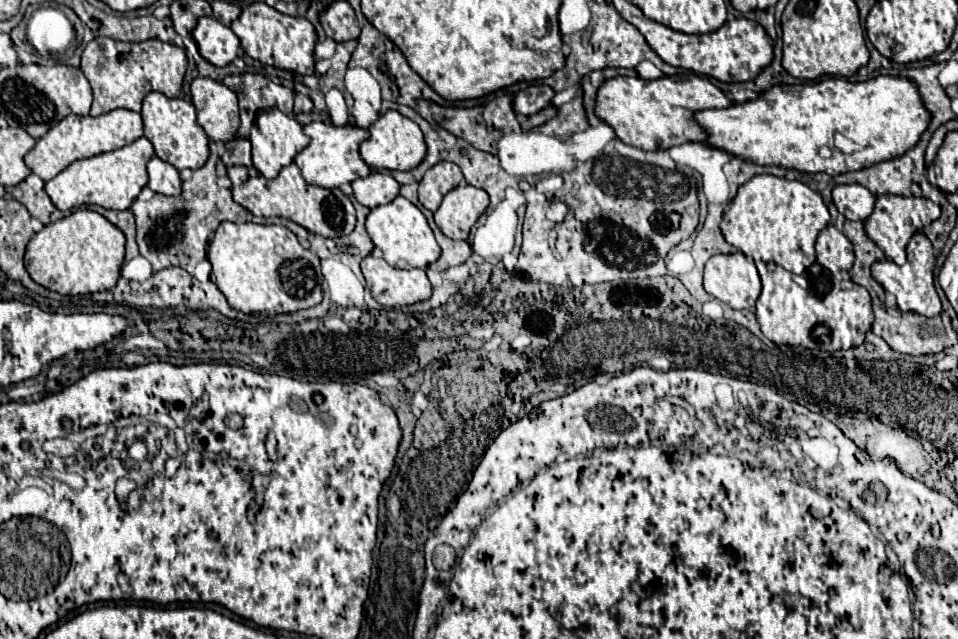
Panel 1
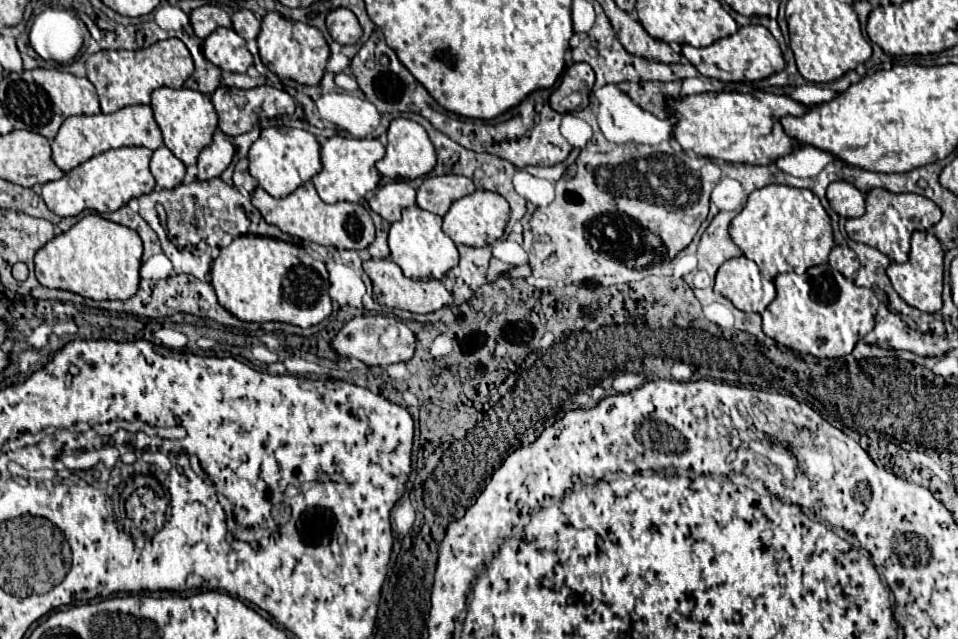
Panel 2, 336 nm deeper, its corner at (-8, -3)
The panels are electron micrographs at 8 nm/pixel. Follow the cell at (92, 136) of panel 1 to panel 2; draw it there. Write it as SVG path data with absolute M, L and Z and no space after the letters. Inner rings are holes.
M131 105L131 107L123 107L123 109L109 113L109 115L99 113L93 117L87 117L87 115L67 117L63 121L57 137L51 141L53 161L65 173L95 155L101 155L109 149L117 149L123 145L141 145L151 151L155 151L157 147L163 145L163 135L153 119L153 111L149 105Z

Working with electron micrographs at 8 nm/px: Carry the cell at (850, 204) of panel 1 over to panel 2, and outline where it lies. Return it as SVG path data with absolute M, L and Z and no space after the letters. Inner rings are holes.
M835 181L827 187L827 201L841 217L861 217L865 213L863 193L847 181Z

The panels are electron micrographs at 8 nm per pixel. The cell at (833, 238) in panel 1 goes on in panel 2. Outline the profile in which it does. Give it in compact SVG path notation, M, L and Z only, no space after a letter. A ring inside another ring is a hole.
M835 245L829 255L829 265L839 273L843 273L845 277L853 277L853 273L859 269L859 259L849 247Z

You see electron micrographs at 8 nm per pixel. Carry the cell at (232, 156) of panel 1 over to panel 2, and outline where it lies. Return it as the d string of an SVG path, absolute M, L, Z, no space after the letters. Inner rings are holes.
M239 159L239 161L237 161L235 173L233 173L233 185L235 185L235 187L243 187L243 189L247 189L249 193L253 193L255 187L257 187L257 181L249 175L247 165L249 165L247 159Z

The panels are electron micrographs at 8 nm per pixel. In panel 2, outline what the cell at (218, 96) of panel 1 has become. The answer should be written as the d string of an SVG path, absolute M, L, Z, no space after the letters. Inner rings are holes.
M217 131L213 137L213 143L207 145L197 159L197 177L195 179L207 181L207 179L219 177L231 163L233 155L235 155L233 145L227 141L227 137L221 131Z

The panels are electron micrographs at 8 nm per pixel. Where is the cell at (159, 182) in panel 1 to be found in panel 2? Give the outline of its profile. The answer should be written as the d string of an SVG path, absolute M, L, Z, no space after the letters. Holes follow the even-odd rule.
M161 145L159 149L153 151L151 173L159 189L173 189L181 185L185 177L185 165L165 145Z

